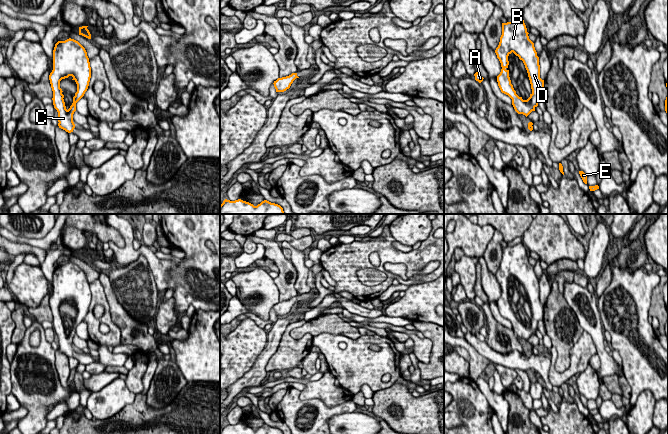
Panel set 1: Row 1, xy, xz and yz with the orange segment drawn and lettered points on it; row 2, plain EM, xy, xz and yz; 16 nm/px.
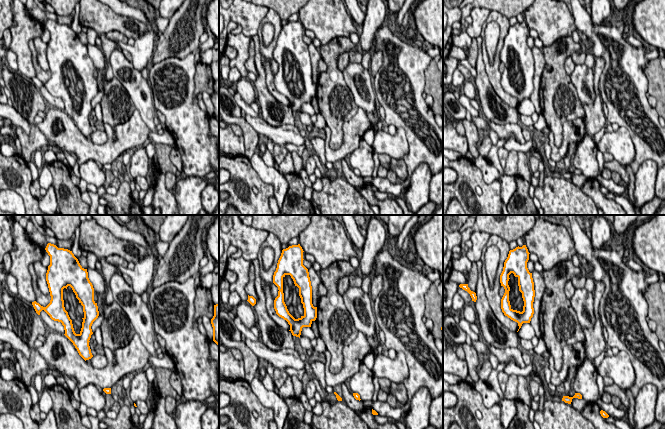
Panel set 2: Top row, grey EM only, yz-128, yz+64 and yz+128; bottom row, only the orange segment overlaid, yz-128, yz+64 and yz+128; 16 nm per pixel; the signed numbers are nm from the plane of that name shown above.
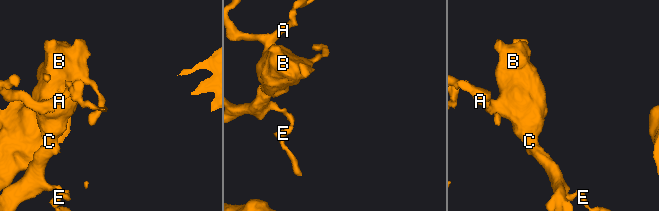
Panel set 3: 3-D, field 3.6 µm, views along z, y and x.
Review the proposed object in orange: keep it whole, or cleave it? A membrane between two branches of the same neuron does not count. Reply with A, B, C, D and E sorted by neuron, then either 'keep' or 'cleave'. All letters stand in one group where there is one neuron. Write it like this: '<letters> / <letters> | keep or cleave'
A B C D E | keep

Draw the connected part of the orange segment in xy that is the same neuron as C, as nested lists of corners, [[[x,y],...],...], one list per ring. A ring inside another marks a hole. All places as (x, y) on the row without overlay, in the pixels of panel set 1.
[[[74,263],[58,265],[53,274],[53,294],[49,299],[53,315],[53,329],[58,336],[58,350],[68,357],[73,356],[75,348],[73,338],[76,335],[76,327],[84,320],[91,302],[91,291],[85,272]],[[72,300],[77,308],[77,316],[73,321],[73,327],[67,334],[64,319],[60,312],[62,303]]]

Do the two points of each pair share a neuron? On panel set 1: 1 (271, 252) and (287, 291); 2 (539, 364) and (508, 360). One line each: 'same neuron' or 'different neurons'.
1: same neuron
2: same neuron

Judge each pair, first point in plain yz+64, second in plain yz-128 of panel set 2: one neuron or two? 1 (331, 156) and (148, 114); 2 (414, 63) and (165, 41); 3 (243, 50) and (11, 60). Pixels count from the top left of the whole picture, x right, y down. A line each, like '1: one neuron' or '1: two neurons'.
1: two neurons
2: two neurons
3: two neurons

